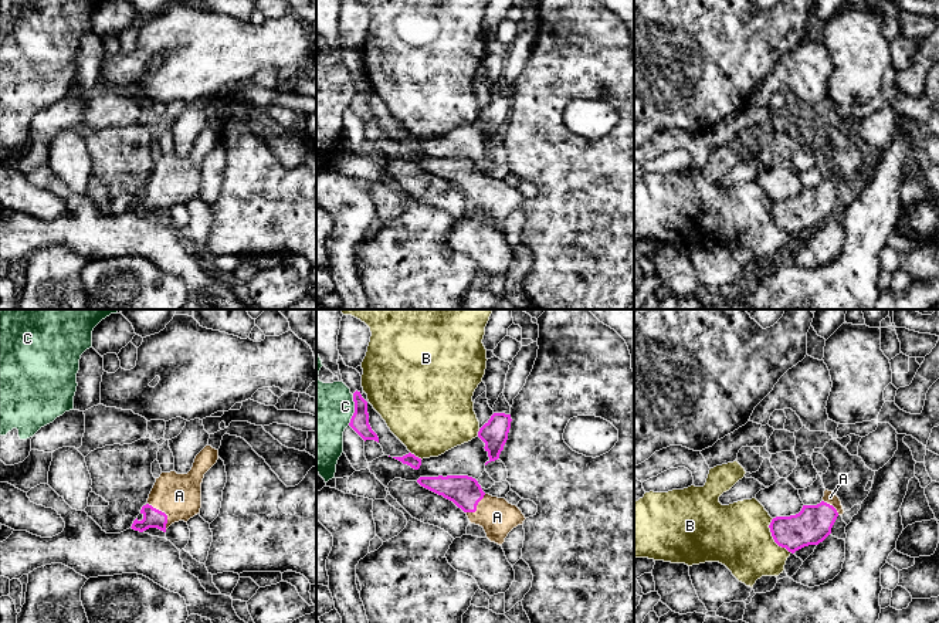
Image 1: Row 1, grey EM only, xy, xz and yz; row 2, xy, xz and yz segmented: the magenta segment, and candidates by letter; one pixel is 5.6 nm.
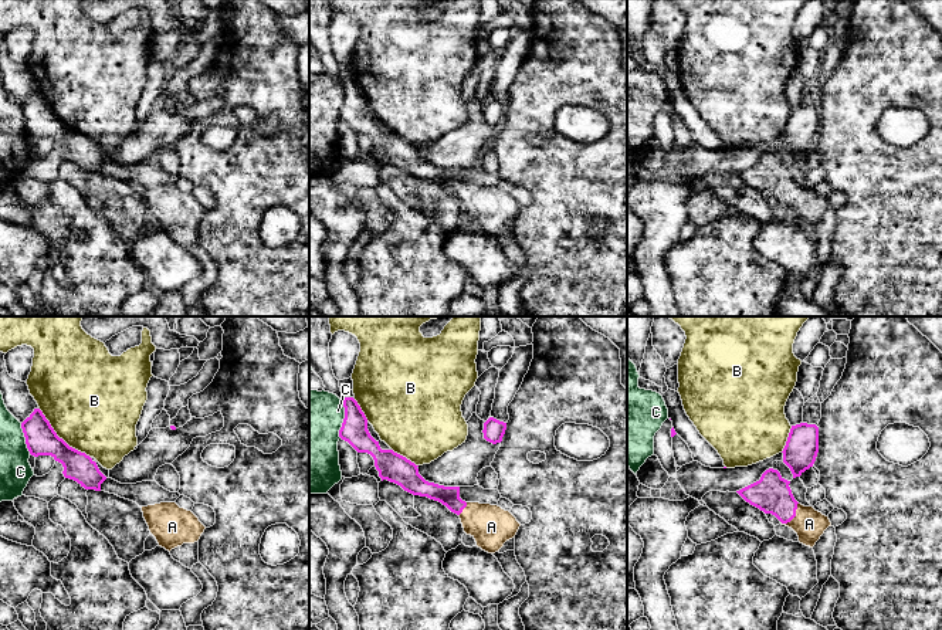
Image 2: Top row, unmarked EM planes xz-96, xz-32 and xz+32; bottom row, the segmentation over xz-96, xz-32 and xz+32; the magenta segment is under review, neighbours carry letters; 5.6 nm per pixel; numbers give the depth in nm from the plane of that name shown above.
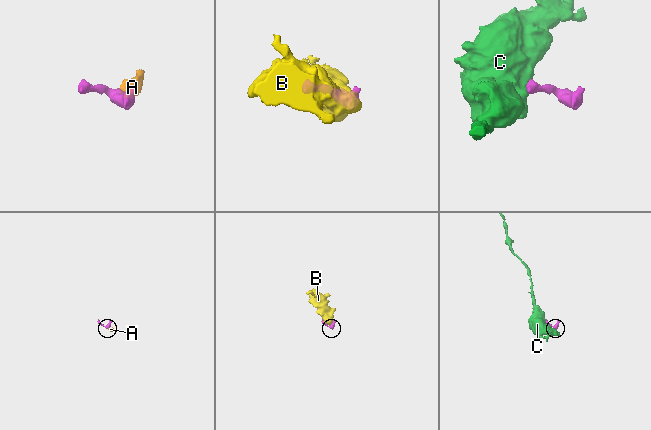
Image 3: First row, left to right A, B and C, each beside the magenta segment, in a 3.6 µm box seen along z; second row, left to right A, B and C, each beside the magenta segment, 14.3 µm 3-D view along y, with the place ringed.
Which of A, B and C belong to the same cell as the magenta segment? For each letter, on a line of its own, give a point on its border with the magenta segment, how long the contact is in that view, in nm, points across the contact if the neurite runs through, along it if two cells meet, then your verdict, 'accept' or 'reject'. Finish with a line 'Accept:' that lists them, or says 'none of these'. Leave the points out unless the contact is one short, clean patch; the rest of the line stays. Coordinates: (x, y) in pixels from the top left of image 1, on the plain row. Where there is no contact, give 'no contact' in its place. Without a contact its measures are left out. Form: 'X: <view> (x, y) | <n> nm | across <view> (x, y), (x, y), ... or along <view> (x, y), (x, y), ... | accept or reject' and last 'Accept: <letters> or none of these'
A: xy (163, 195) | 190 nm | across xy (152, 200), (163, 195), (179, 178) | accept
B: yz (773, 220) | 240 nm | reject
C: xz (355, 92) | 180 nm | along xz (353, 77), (353, 97), (348, 107) | reject
Accept: A

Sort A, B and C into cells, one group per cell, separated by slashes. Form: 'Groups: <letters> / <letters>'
Groups: A / B / C

